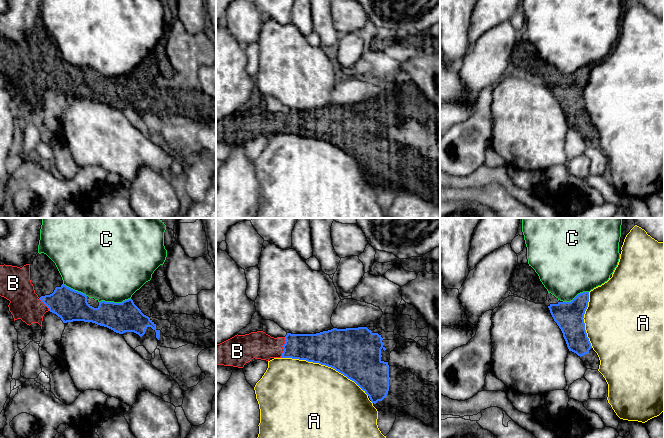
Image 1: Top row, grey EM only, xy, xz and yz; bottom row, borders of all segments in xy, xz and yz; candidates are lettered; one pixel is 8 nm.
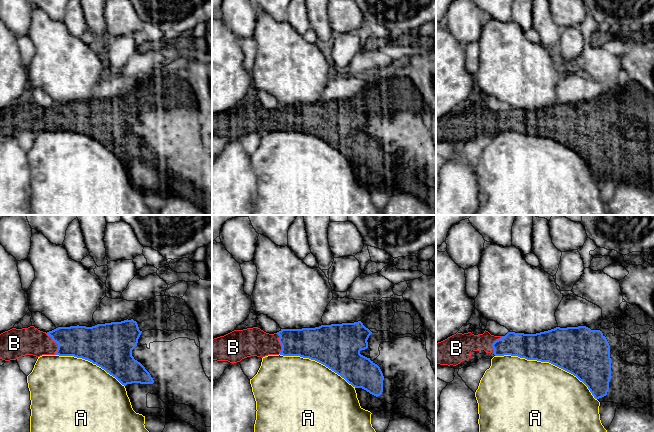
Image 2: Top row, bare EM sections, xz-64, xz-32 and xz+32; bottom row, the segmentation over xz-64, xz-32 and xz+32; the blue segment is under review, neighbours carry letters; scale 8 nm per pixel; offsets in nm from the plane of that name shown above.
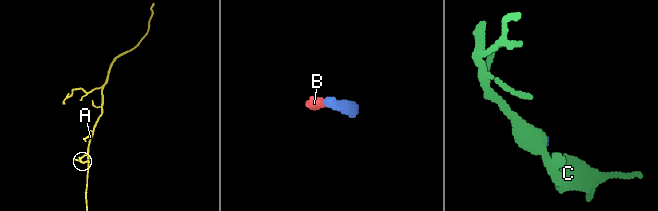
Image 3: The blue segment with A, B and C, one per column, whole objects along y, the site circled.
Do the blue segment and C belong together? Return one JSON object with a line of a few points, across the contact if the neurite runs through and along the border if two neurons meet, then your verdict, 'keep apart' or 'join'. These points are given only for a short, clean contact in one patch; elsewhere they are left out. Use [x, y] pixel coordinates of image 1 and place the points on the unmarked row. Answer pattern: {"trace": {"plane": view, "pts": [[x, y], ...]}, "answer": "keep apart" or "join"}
{"answer": "keep apart"}

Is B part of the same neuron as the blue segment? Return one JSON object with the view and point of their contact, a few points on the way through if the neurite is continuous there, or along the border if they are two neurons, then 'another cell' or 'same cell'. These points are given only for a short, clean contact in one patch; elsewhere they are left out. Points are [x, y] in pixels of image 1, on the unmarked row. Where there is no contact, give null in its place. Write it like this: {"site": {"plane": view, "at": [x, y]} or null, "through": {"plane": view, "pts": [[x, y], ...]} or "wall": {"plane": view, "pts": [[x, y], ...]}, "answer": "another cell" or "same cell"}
{"site": {"plane": "xz", "at": [282, 122]}, "through": {"plane": "xz", "pts": [[313, 124], [282, 122], [259, 121]]}, "answer": "same cell"}

